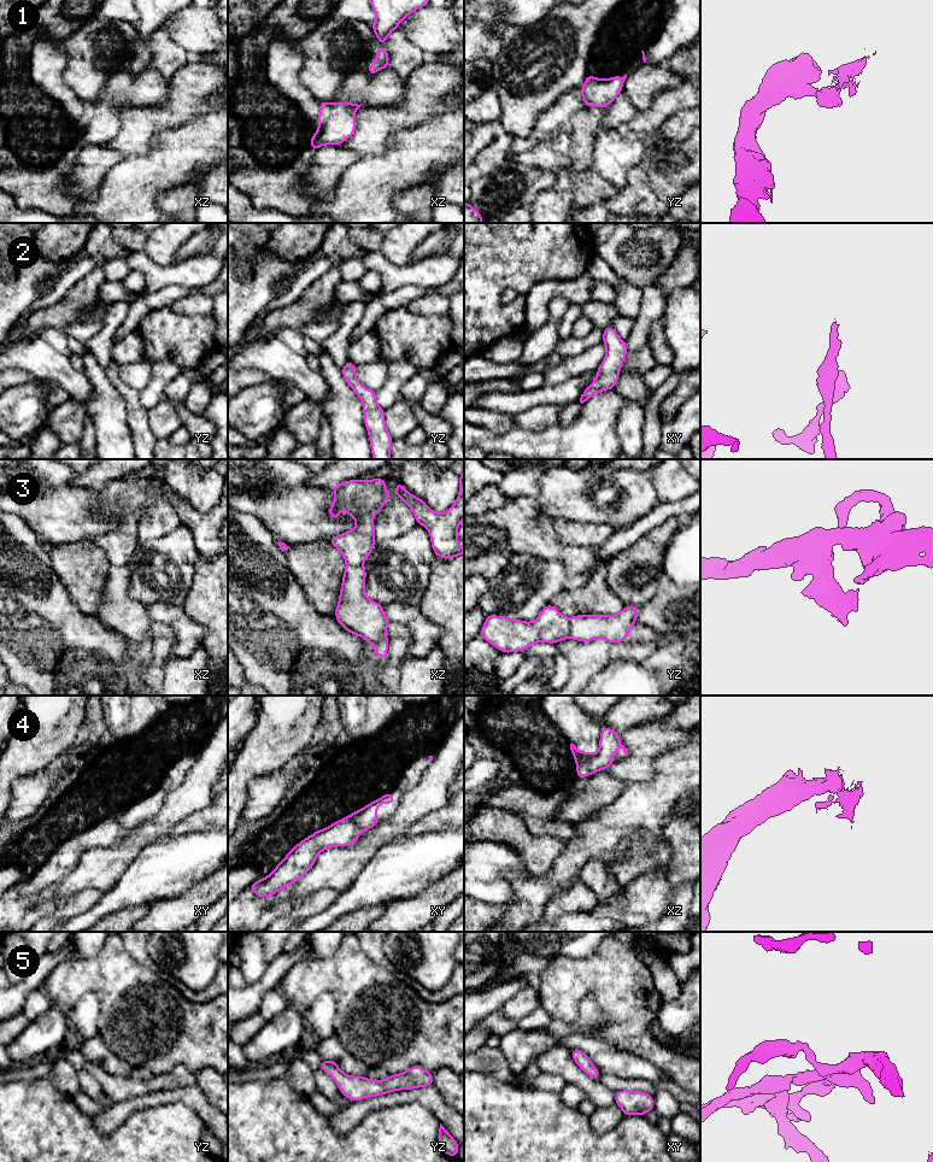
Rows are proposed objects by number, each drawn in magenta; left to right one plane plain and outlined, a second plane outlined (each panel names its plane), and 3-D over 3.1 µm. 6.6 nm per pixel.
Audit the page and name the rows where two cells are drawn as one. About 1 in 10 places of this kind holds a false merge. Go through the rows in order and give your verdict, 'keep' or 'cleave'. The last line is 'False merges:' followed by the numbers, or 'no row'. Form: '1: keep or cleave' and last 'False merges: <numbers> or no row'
1: keep
2: keep
3: cleave
4: cleave
5: keep
False merges: 3, 4

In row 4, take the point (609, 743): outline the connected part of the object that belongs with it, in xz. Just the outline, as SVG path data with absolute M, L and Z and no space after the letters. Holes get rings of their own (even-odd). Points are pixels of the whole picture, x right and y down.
M602 727L599 752L591 759L577 765L576 776L587 777L595 771L605 770L608 767L615 763L614 753L620 747L623 749L623 752L627 756L628 751L622 745L618 733L609 727Z

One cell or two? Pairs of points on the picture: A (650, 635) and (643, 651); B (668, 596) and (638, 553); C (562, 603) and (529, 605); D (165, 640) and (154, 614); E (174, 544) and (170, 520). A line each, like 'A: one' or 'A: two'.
A: two
B: two
C: two
D: two
E: two

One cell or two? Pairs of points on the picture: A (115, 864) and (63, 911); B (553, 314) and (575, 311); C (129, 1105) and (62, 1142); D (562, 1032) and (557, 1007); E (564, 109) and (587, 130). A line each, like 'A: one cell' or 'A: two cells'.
A: two cells
B: two cells
C: two cells
D: two cells
E: two cells

